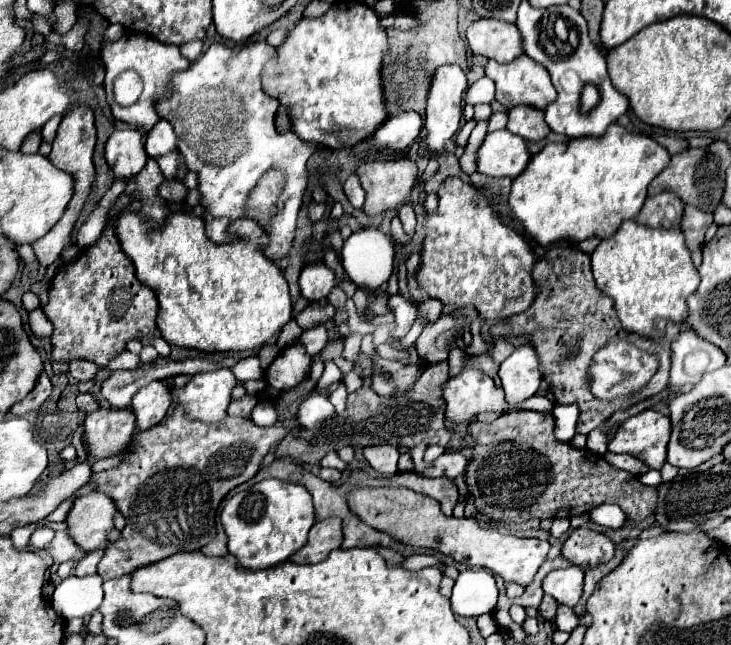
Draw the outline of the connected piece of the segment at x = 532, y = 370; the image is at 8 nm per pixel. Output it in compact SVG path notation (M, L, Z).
M520 344L500 366L500 380L506 392L506 402L516 406L532 398L542 382L540 358L530 344Z

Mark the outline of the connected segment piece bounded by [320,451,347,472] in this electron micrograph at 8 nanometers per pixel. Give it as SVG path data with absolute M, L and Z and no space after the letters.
M335 451L328 452L325 457L323 457L320 464L322 467L338 469L341 472L344 471L347 467L347 464L344 461L340 460Z

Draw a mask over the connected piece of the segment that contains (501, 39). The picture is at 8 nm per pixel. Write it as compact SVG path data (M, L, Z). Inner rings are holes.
M482 18L472 22L468 28L468 46L474 54L492 58L496 62L512 62L524 54L522 50L522 36L516 24L506 20Z

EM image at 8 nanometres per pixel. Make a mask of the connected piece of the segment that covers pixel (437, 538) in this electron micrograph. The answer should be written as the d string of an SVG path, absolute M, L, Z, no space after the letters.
M356 486L346 494L350 510L368 526L396 536L404 544L438 548L442 554L454 558L456 562L468 566L488 568L490 572L504 578L504 582L514 582L528 586L548 558L550 544L548 540L536 538L518 538L512 534L500 534L494 528L480 528L474 518L446 518L440 512L440 504L432 498L420 496L408 488L368 488Z

